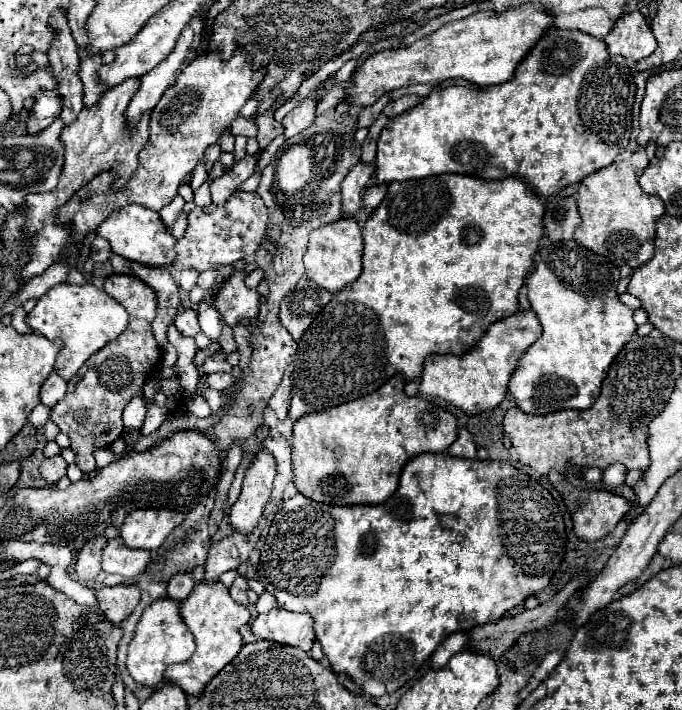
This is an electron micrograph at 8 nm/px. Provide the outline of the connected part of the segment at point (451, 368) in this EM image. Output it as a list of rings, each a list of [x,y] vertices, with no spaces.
[[[531,309],[517,311],[515,315],[495,321],[491,327],[487,327],[483,339],[463,355],[455,357],[429,355],[423,365],[419,391],[423,395],[441,397],[469,415],[493,409],[505,399],[507,383],[519,359],[539,337],[541,337],[541,323],[535,317],[535,313]]]

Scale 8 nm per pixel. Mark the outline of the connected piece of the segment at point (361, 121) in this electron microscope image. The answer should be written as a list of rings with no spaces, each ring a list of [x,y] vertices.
[[[377,101],[377,103],[373,103],[371,107],[365,107],[365,109],[359,113],[359,117],[357,117],[357,127],[369,127],[369,125],[379,117],[381,107],[383,107],[383,101]]]

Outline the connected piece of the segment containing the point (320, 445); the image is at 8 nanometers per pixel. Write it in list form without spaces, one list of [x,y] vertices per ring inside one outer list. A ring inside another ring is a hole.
[[[395,375],[383,389],[367,397],[321,413],[303,415],[293,425],[293,473],[301,495],[329,505],[379,505],[395,493],[401,469],[411,457],[427,451],[441,453],[457,439],[457,419],[425,397],[407,397],[403,385],[405,379]]]

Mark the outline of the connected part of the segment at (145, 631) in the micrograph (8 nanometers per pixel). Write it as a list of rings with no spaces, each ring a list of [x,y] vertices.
[[[163,597],[163,599],[157,599],[155,603],[151,603],[143,611],[135,637],[129,643],[127,671],[137,683],[141,683],[145,687],[159,685],[163,679],[163,673],[169,665],[187,661],[195,653],[195,639],[193,639],[191,631],[187,629],[187,625],[183,623],[183,619],[179,615],[179,607],[181,607],[181,603],[175,603],[171,597]]]

